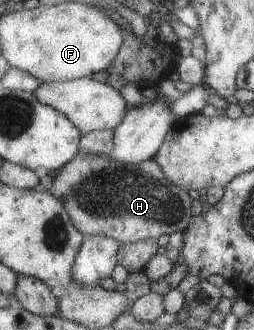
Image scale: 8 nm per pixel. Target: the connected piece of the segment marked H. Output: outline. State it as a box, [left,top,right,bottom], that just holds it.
[50,154,194,244]

